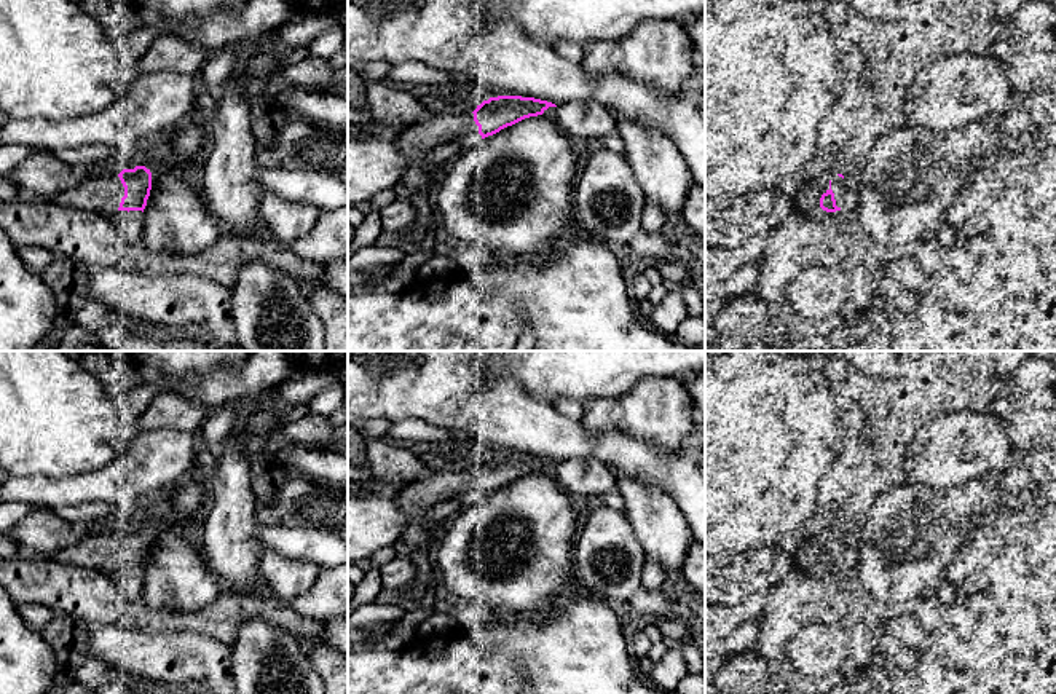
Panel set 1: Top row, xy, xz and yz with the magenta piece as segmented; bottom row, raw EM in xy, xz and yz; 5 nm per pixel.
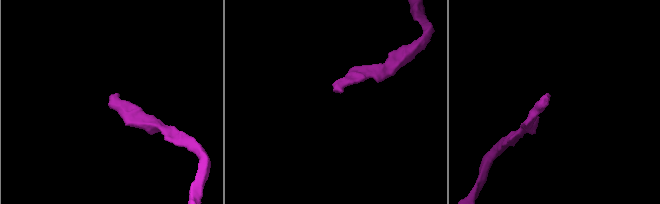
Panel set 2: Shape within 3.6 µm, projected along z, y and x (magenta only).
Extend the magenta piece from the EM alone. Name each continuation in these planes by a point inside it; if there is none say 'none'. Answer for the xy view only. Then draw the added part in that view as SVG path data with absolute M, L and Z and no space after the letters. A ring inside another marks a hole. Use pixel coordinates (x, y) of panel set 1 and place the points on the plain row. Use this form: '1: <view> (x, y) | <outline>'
1: xy (102, 548) | M99 526L73 546L53 554L49 558L67 565L112 571L118 568L123 554L124 544L118 531Z

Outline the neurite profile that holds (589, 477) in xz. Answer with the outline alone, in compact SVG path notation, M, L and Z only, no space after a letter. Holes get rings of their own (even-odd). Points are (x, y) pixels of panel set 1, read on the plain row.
M571 458L558 463L555 477L571 496L600 499L609 490L617 488L616 472L605 463L590 458Z

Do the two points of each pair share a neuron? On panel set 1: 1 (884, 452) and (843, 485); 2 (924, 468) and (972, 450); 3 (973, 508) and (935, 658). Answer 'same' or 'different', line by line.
1: different
2: same
3: different

